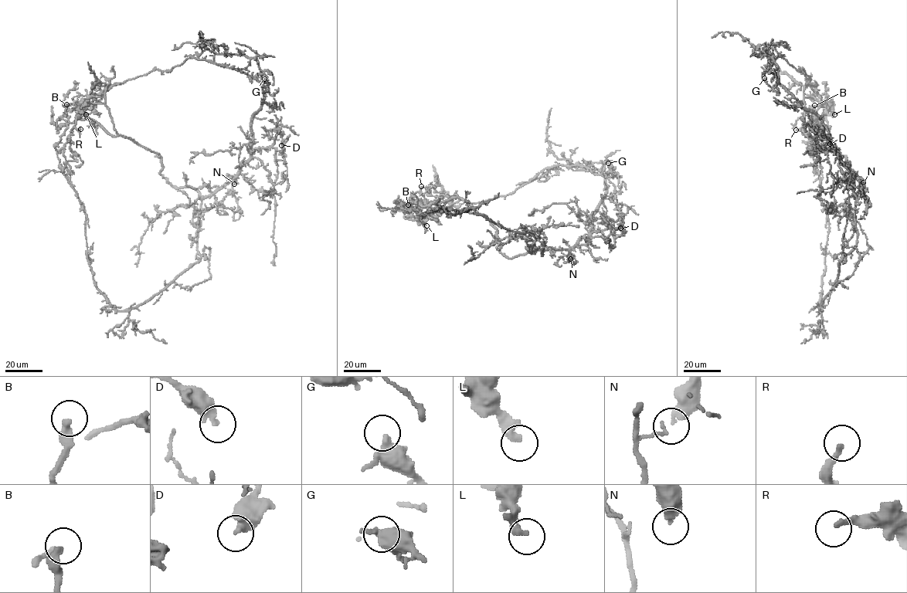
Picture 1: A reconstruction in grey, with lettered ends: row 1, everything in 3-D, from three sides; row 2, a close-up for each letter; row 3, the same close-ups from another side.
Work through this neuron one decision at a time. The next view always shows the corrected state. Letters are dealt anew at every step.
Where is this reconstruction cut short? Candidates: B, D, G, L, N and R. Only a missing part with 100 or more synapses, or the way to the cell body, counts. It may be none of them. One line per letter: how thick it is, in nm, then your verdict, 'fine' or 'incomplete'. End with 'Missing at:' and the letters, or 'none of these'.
B: 360 nm thick; fine
D: 380 nm thick; fine
G: 300 nm thick; fine
L: 320 nm thick; fine
N: 360 nm thick; fine
R: 240 nm thick; fine
Missing at: none of these

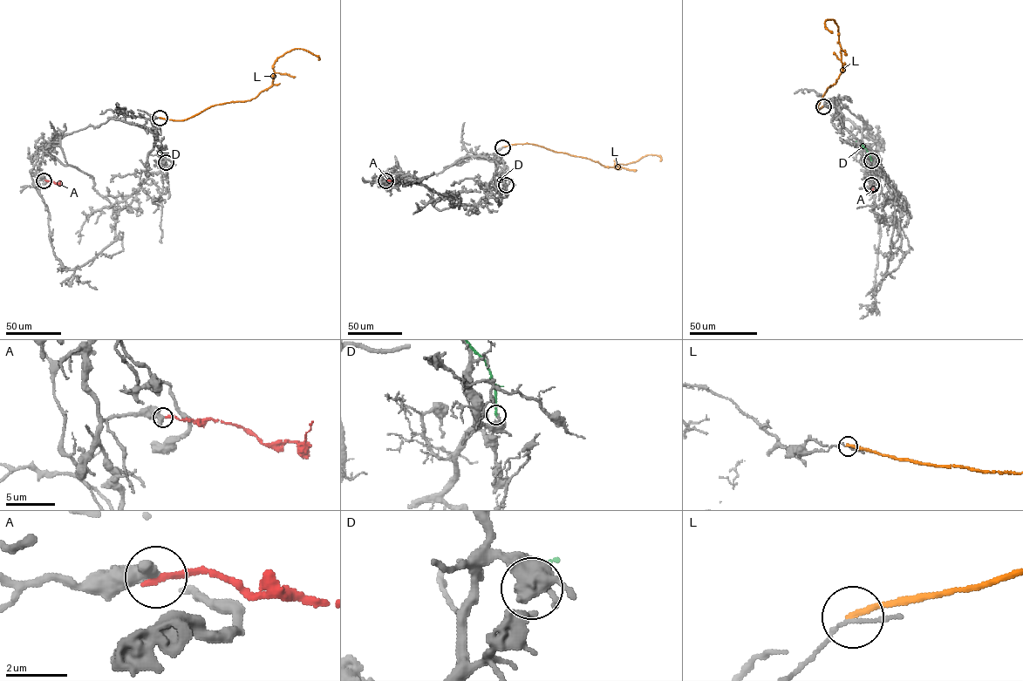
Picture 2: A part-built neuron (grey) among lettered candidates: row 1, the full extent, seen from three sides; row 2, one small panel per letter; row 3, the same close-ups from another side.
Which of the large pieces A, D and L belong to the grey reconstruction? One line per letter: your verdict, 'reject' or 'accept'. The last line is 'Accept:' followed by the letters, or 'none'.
A: reject
D: reject
L: reject
Accept: none

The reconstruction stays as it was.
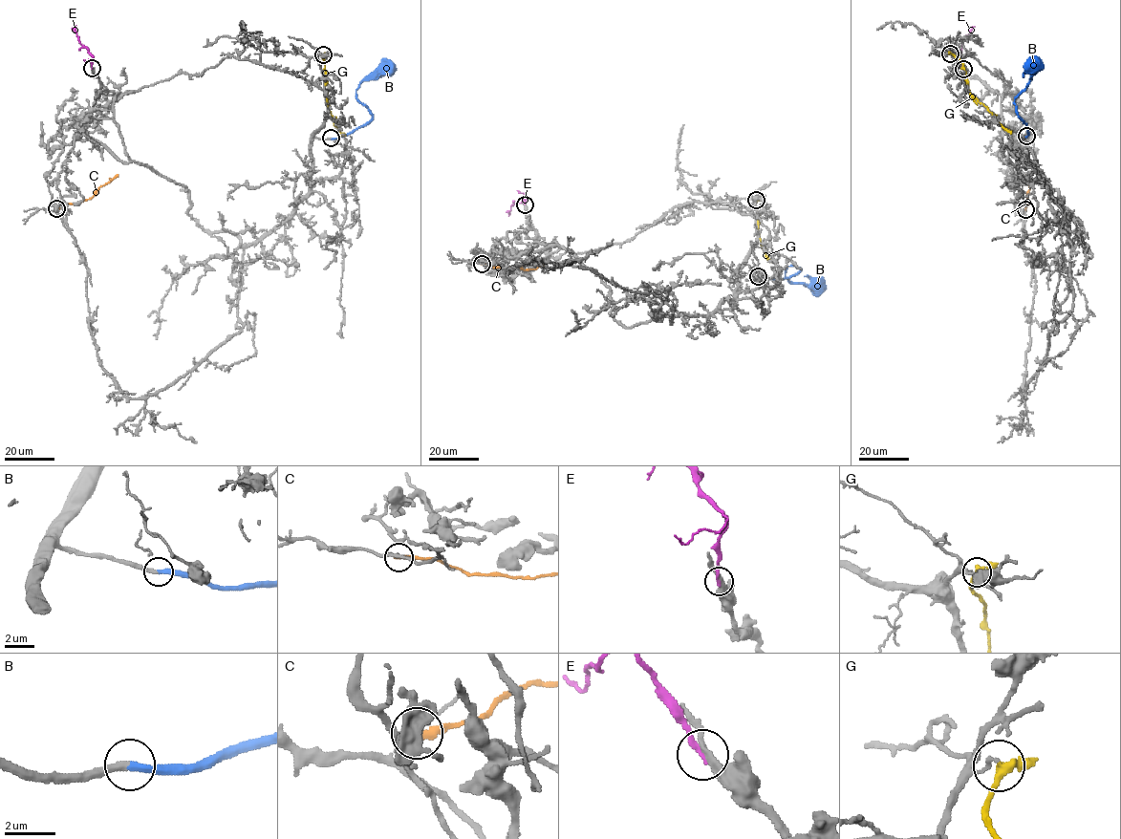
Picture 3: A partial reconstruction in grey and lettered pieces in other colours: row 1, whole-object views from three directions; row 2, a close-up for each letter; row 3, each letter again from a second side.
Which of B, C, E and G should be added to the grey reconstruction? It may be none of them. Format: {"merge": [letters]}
{"merge": ["B"]}

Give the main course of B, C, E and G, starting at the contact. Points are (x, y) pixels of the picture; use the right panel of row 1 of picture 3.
B: (1025, 137), (1027, 126), (1018, 115), (1015, 98), (1034, 73), (1034, 63)
C: (1025, 208), (1029, 187), (1023, 175)
E: (963, 69), (957, 57), (965, 37), (975, 26)
G: (949, 53), (961, 62), (971, 96), (1010, 133)

